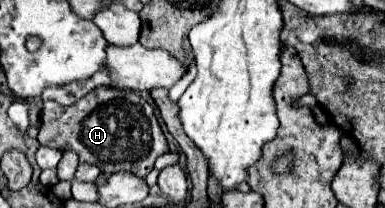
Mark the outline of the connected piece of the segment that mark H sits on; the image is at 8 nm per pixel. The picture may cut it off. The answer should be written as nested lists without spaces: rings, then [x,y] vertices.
[[[107,86],[95,88],[69,108],[45,102],[37,140],[43,146],[73,150],[77,152],[79,162],[95,164],[105,174],[131,172],[141,178],[145,178],[153,170],[155,160],[169,150],[153,106],[147,104],[137,92]]]

